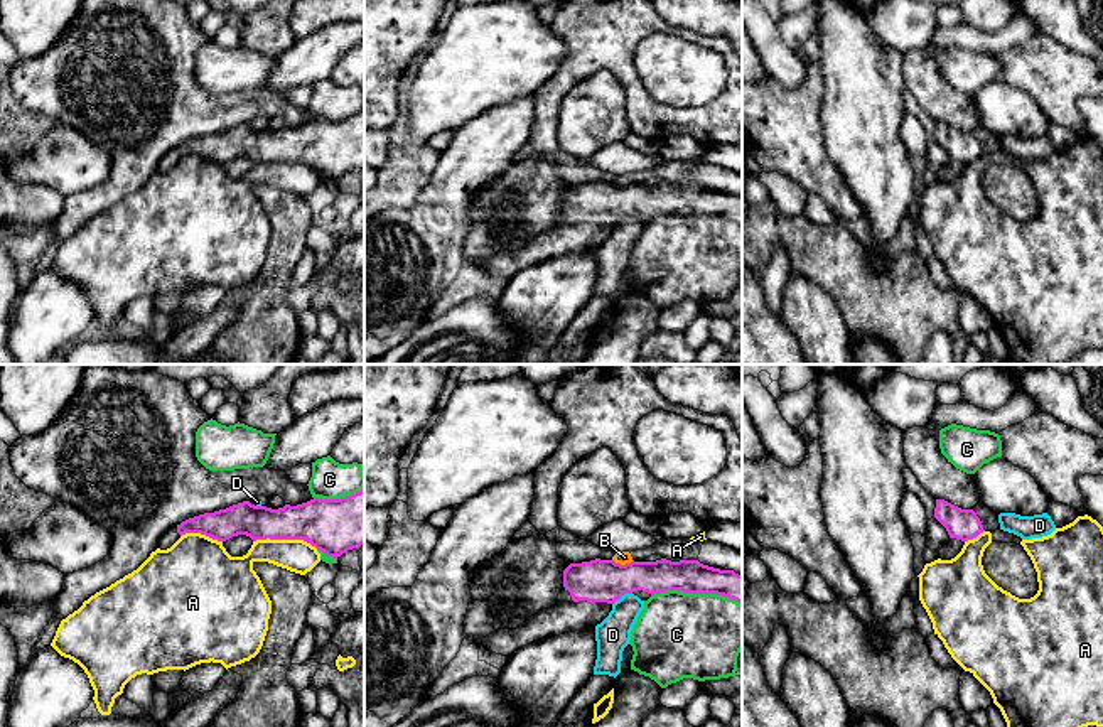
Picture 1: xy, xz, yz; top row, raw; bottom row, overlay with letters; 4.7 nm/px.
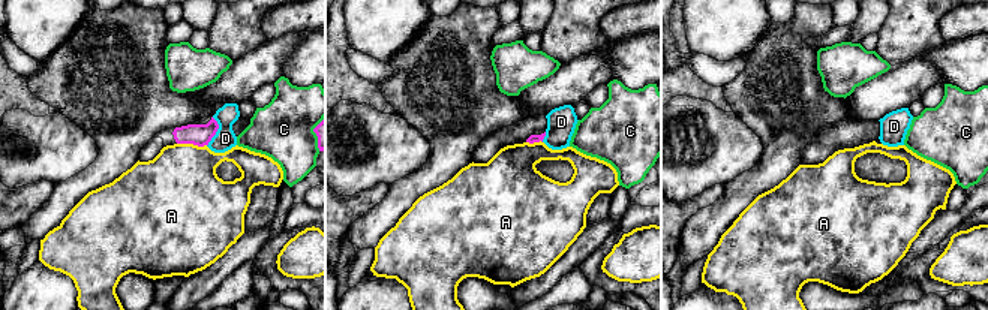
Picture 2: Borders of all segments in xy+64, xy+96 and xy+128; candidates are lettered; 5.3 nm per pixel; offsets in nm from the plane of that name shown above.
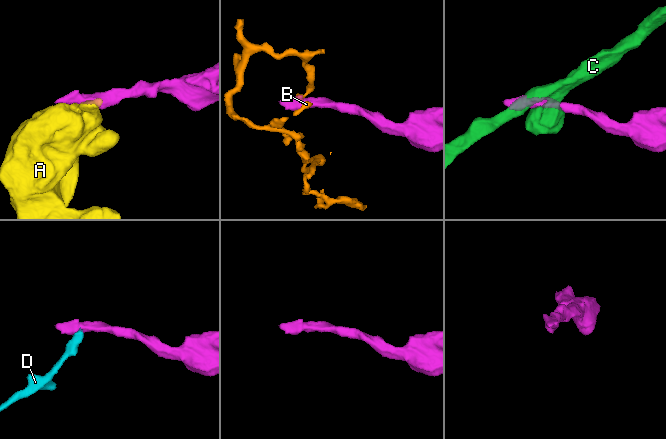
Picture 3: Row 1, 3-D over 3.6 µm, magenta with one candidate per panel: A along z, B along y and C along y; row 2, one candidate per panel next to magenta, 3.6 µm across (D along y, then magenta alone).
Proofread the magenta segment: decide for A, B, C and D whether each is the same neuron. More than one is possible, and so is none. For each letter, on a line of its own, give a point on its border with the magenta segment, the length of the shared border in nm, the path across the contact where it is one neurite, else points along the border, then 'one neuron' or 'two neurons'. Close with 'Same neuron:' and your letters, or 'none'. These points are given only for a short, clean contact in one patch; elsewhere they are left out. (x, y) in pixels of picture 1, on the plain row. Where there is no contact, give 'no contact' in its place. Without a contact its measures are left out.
A: contact xy (285, 161); length 320 nm; two neurons
B: contact xz (623, 188); length 100 nm; border xz (613, 181), (621, 186), (633, 183); two neurons
C: contact xz (697, 215); length 440 nm; two neurons
D: contact xz (621, 218); length 110 nm; border xz (631, 215), (626, 215), (613, 226); two neurons
Same neuron: none

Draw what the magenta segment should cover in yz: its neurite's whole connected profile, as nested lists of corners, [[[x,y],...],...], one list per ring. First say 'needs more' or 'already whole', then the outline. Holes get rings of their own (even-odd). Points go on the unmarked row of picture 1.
needs more; [[[936,121],[934,140],[946,150],[950,160],[968,164],[983,153],[1000,152],[998,137],[978,125],[973,132],[961,132],[944,121]]]

